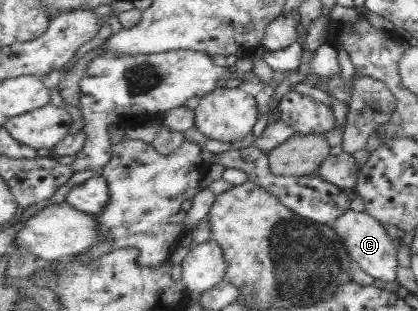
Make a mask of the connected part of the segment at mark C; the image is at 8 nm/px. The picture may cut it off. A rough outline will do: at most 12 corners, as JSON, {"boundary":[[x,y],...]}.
{"boundary":[[345,210],[330,224],[374,279],[396,281],[397,250],[381,222]]}

